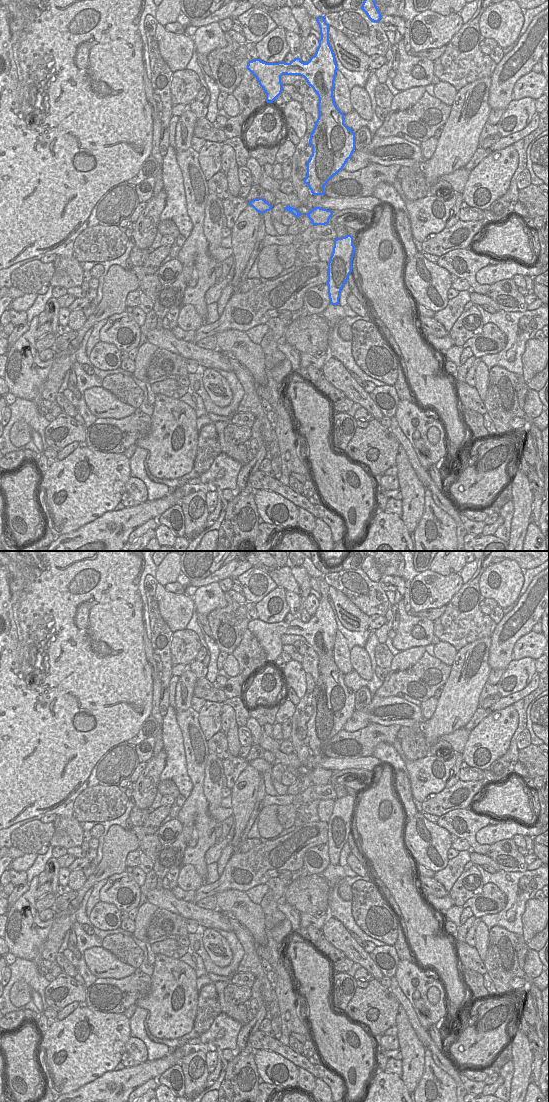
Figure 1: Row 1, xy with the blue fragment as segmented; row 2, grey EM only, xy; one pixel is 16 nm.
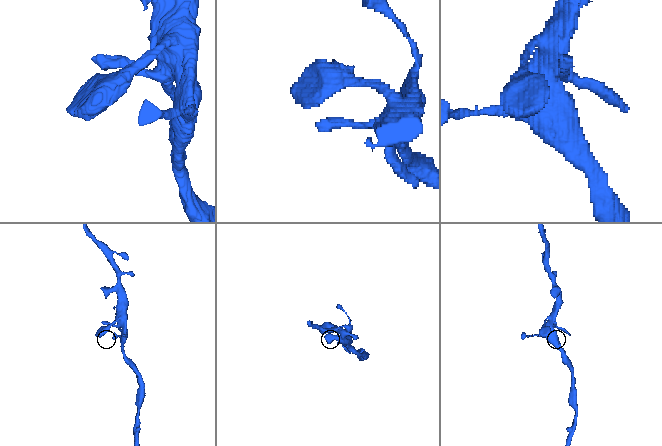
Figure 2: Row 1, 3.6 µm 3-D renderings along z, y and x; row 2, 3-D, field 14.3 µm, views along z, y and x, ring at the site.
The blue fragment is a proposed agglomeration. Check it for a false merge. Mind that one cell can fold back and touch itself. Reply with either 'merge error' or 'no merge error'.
merge error

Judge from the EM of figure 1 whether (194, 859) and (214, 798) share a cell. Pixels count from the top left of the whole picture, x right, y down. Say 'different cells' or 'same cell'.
different cells

